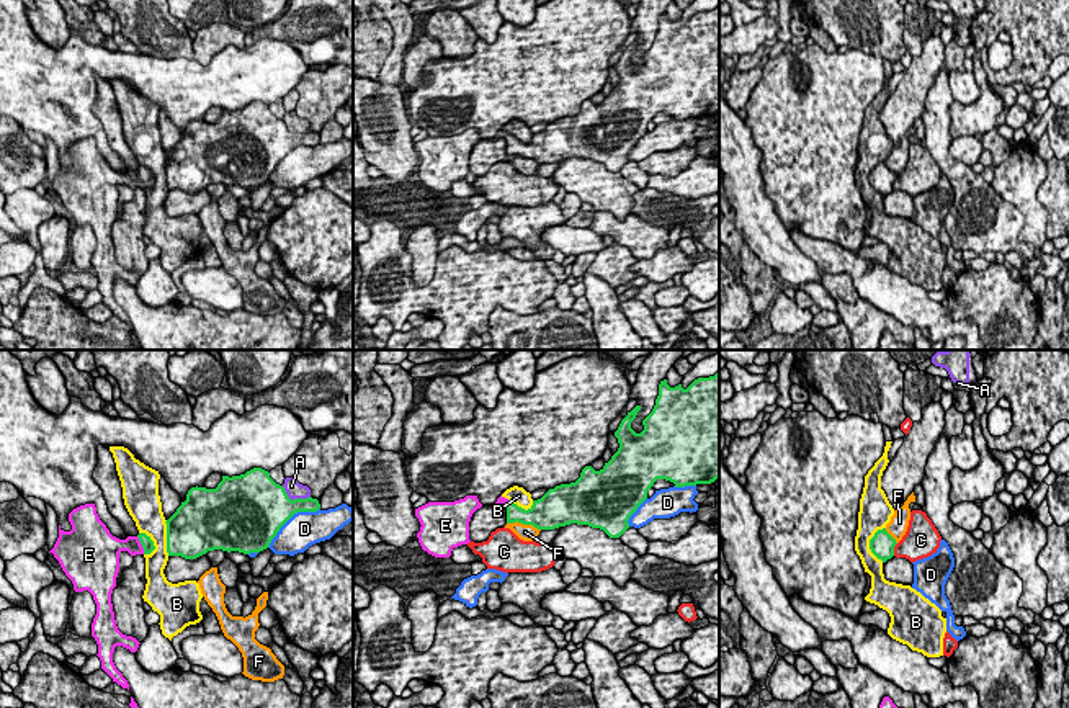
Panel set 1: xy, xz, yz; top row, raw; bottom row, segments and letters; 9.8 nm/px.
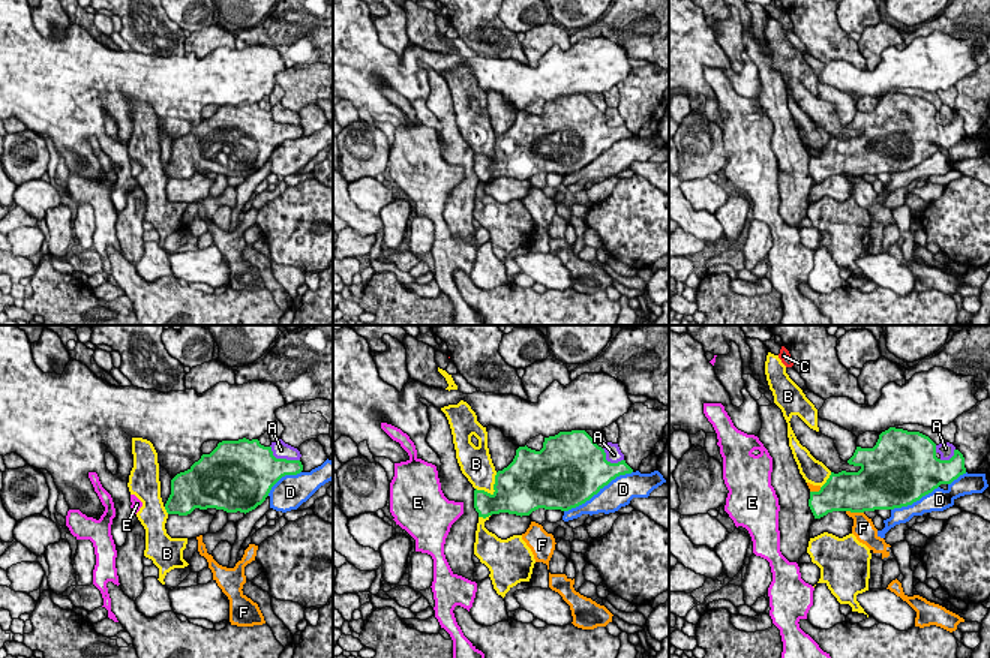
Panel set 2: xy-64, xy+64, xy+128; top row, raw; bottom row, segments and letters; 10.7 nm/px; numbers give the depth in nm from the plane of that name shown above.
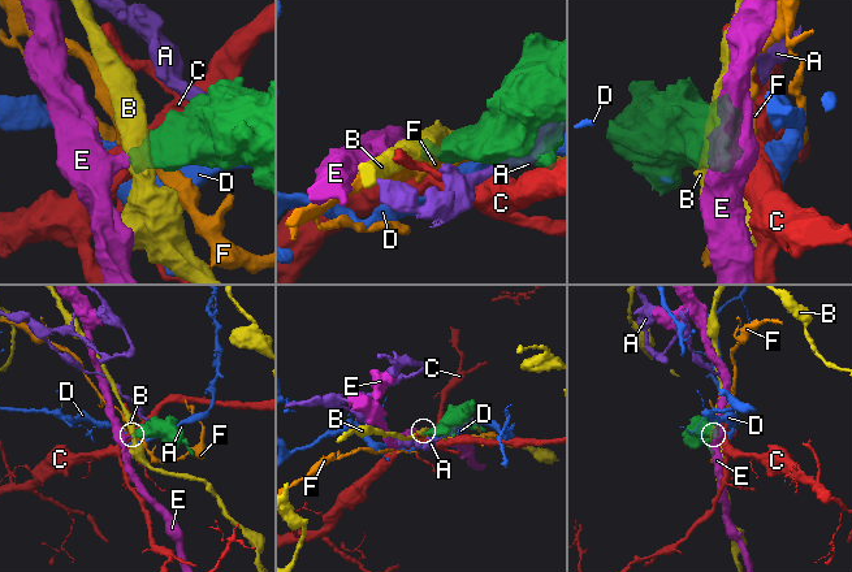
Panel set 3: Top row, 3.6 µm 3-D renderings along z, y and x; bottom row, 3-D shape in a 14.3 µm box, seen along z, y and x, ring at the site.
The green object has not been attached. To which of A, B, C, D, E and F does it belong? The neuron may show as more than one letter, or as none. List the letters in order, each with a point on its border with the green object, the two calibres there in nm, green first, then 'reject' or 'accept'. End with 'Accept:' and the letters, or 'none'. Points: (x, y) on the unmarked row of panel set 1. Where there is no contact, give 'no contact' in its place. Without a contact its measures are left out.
A: meets green in xy at (295, 133); 400 nm thick on the green side, 160 nm on the other; reject
B: meets green in yz at (870, 177); 240 nm thick on the green side, 260 nm on the other; reject
C: meets green in yz at (893, 183); 240 nm thick on the green side, 320 nm on the other; reject
D: meets green in xy at (290, 151); 480 nm thick on the green side, 360 nm on the other; reject
E: meets green in xy at (141, 177); 120 nm thick on the green side, 160 nm on the other; accept
F: meets green in xz at (523, 157); 320 nm thick on the green side, 160 nm on the other; reject
Accept: E

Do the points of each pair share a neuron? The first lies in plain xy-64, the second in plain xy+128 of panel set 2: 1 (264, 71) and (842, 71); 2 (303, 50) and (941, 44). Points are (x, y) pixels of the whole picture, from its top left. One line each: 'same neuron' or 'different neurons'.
1: same neuron
2: different neurons

